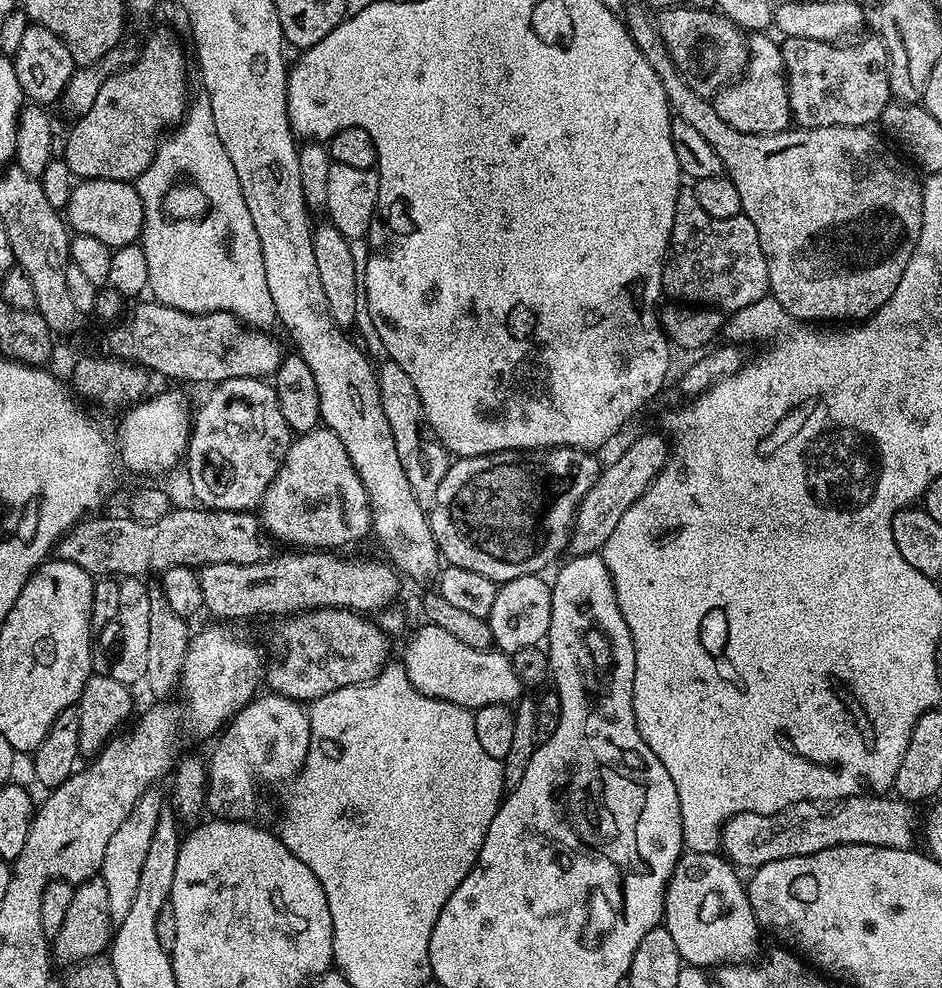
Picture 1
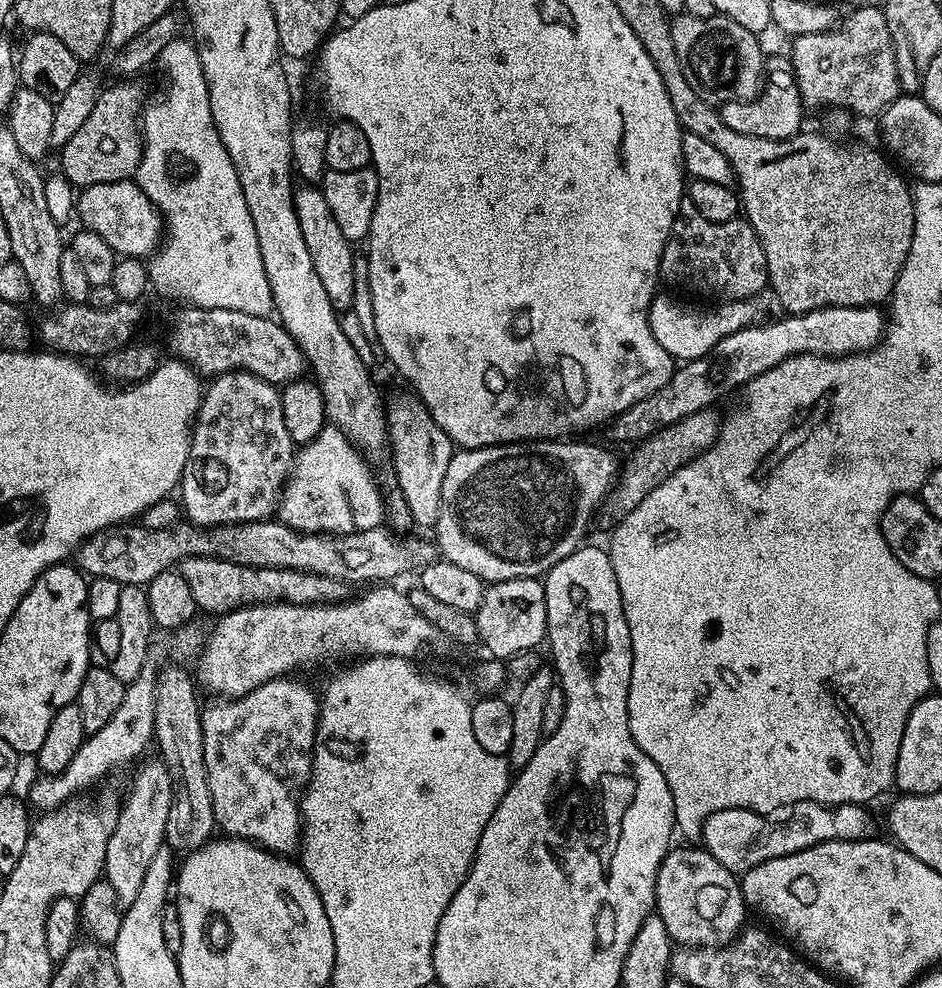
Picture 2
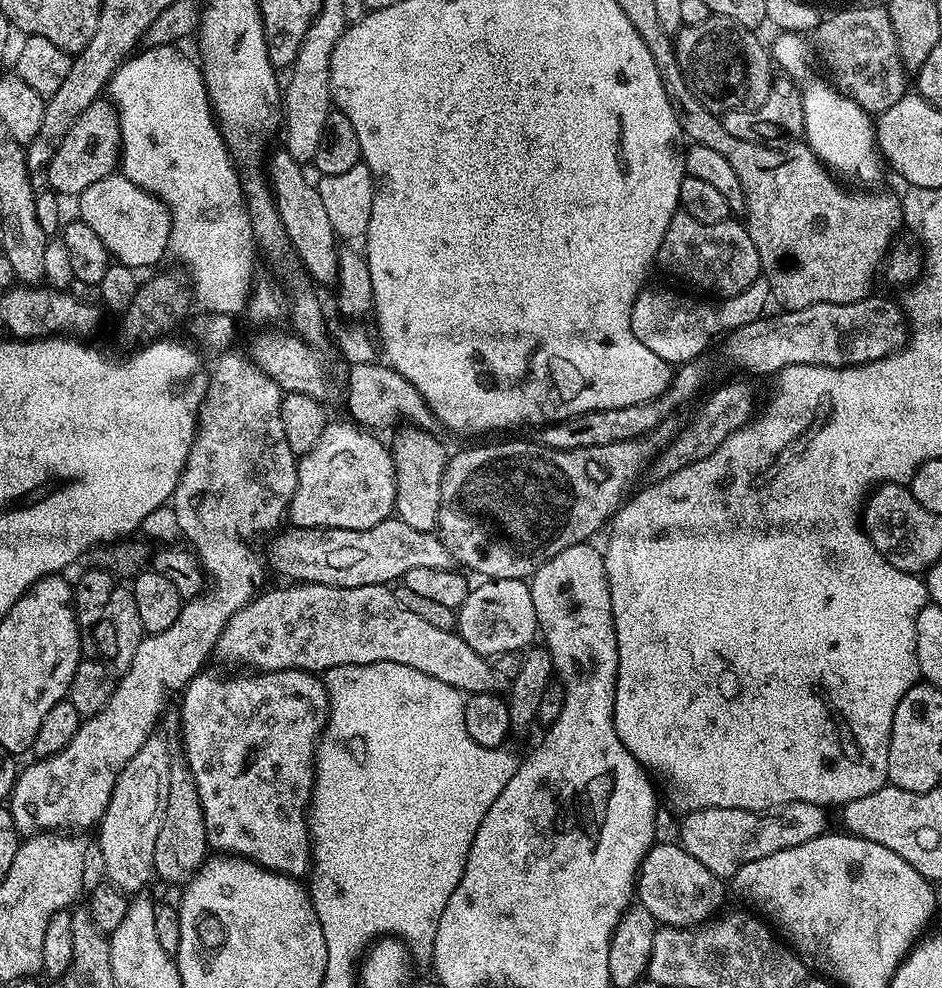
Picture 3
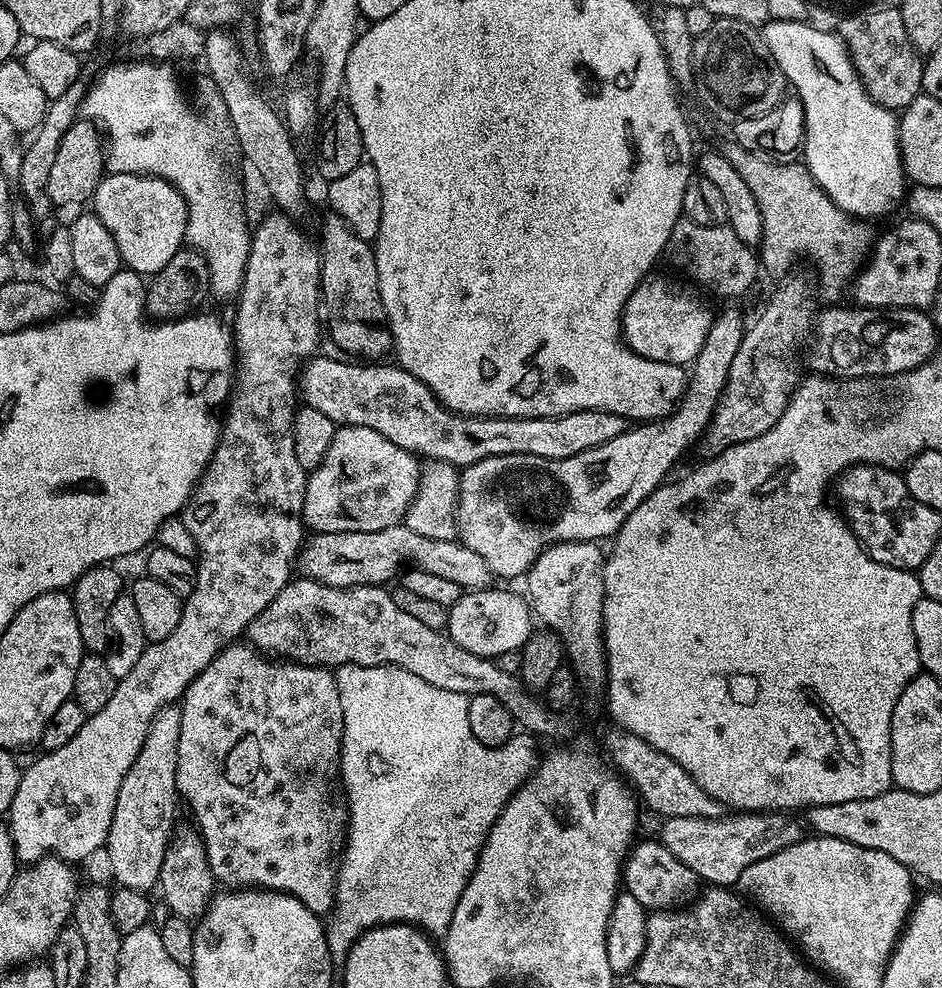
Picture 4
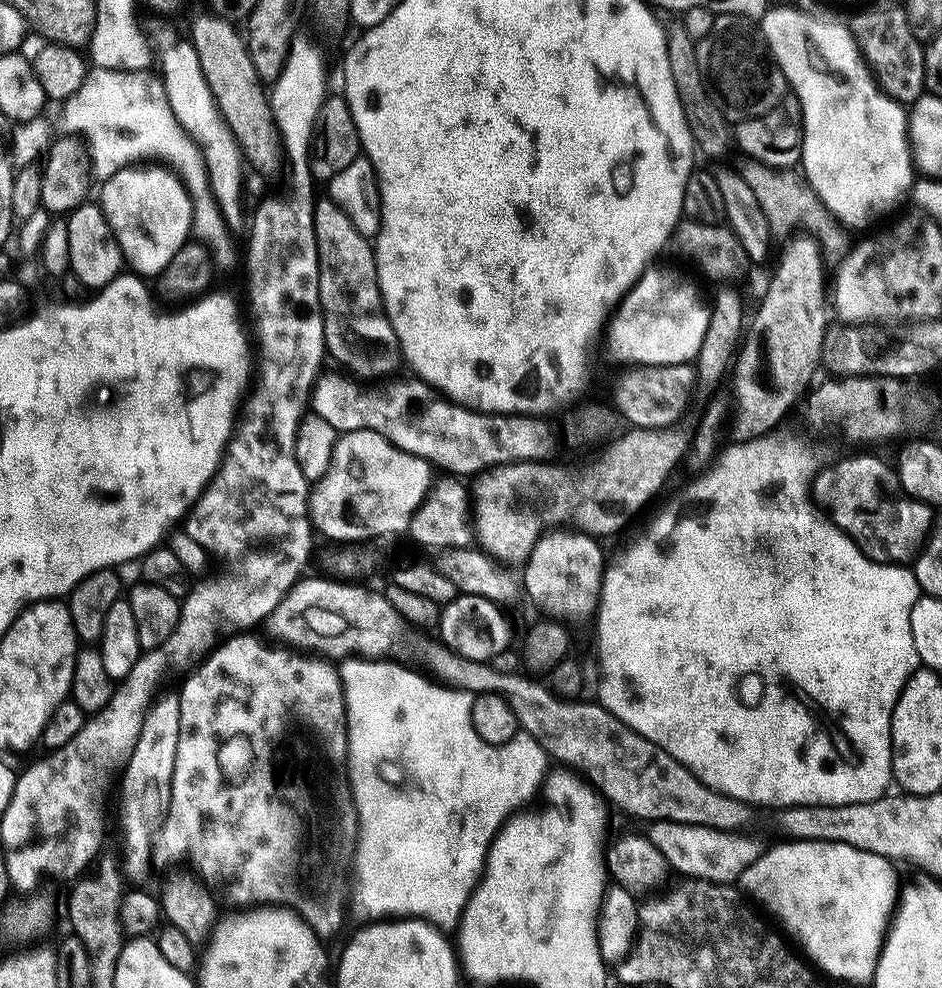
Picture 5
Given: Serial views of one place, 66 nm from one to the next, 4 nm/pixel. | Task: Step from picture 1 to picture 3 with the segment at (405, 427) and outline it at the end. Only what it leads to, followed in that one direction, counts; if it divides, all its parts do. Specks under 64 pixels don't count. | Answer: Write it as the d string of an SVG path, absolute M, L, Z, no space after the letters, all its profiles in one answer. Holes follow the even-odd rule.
M427 428L400 430L396 434L390 440L392 461L396 467L395 515L413 530L436 532L440 523L442 480L446 474L450 452L444 449L442 441L431 436L433 433Z

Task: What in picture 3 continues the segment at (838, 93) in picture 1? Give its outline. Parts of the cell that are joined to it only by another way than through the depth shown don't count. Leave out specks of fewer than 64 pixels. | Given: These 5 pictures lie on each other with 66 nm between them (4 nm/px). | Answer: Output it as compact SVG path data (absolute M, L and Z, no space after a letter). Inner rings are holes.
M887 7L844 8L829 20L821 19L814 29L814 48L828 59L836 87L870 114L881 114L910 92L910 73L904 67Z

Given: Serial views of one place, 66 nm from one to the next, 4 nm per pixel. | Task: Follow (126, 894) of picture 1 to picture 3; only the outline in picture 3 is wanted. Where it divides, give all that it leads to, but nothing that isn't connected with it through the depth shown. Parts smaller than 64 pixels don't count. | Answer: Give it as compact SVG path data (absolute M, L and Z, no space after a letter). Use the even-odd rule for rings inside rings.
M154 734L130 758L130 762L122 770L114 786L114 794L108 803L108 809L103 820L98 825L100 832L100 856L104 859L104 872L109 876L111 883L125 894L140 894L151 880L154 880L156 871L156 847L158 836L162 834L162 826L166 818L166 806L170 802L170 774L174 767L172 752L160 734Z

